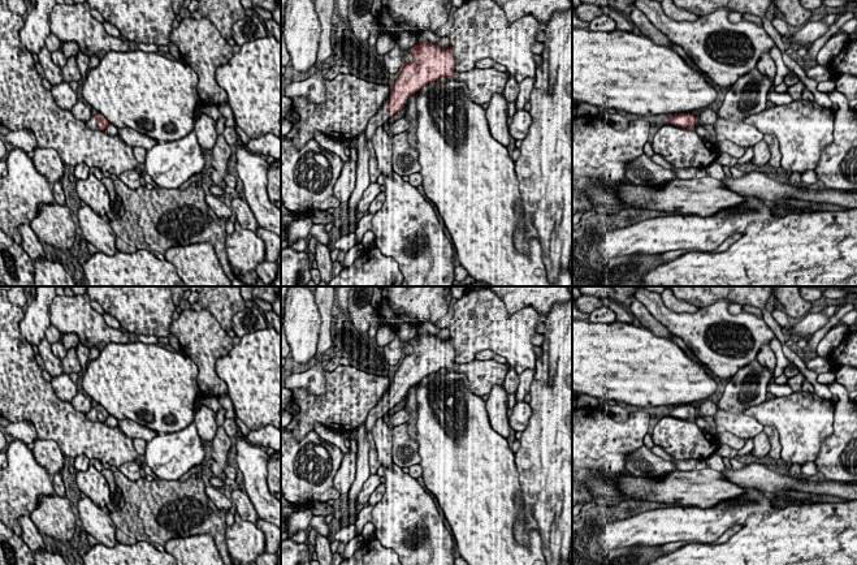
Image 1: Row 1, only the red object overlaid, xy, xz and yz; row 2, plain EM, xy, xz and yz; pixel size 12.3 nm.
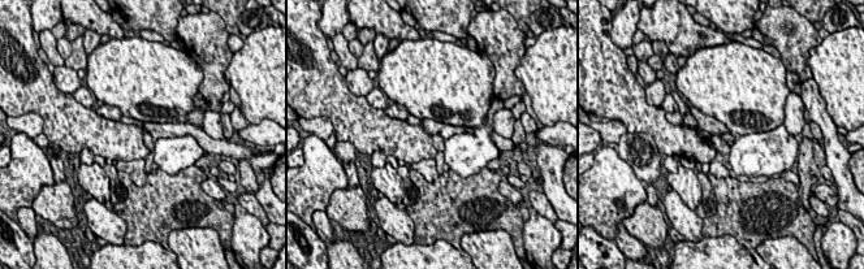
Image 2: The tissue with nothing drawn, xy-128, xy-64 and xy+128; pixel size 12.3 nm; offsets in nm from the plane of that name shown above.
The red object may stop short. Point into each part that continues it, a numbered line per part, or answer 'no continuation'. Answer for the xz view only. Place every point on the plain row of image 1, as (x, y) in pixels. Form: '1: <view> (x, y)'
1: xz (382, 406)

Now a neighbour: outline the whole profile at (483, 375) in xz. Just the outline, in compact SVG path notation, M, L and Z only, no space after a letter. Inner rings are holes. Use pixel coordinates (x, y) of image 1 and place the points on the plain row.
M494 359L472 362L456 366L471 383L471 392L477 396L489 394L494 385L503 385L508 366Z

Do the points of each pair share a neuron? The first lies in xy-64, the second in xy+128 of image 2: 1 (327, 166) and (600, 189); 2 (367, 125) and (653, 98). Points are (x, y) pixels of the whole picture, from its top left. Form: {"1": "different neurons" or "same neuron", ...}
{"1": "same neuron", "2": "different neurons"}

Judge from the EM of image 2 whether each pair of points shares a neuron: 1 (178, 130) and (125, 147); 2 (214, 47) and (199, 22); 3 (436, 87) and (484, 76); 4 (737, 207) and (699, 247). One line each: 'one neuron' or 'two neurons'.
1: two neurons
2: one neuron
3: one neuron
4: two neurons

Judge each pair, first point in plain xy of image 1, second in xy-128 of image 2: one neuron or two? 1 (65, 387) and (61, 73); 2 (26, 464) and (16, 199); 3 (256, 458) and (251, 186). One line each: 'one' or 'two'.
1: one
2: one
3: two

